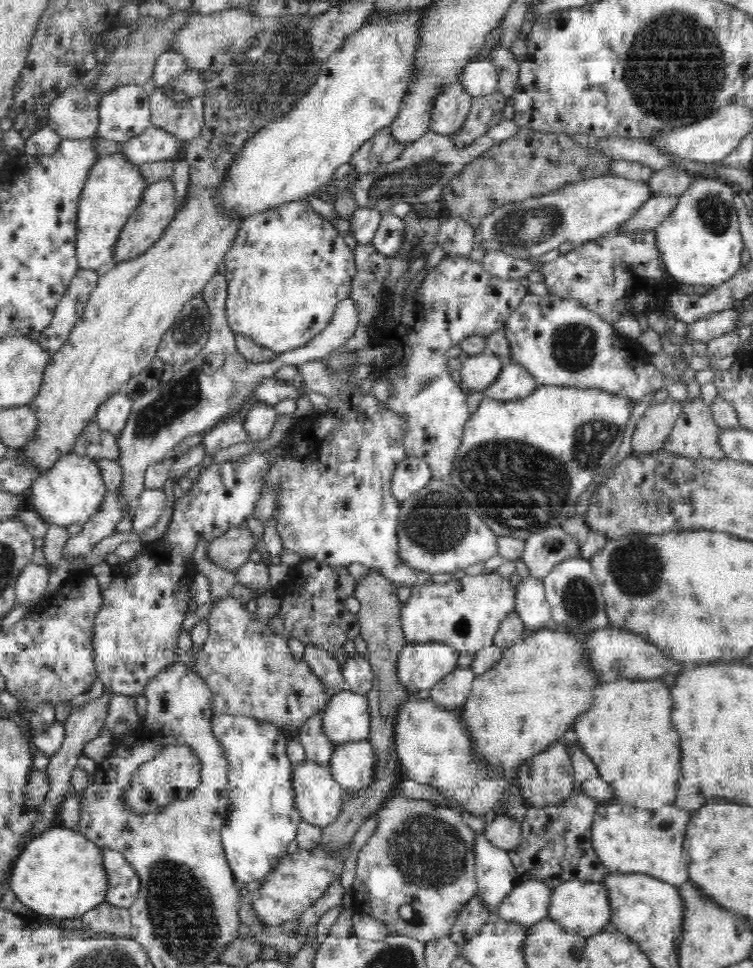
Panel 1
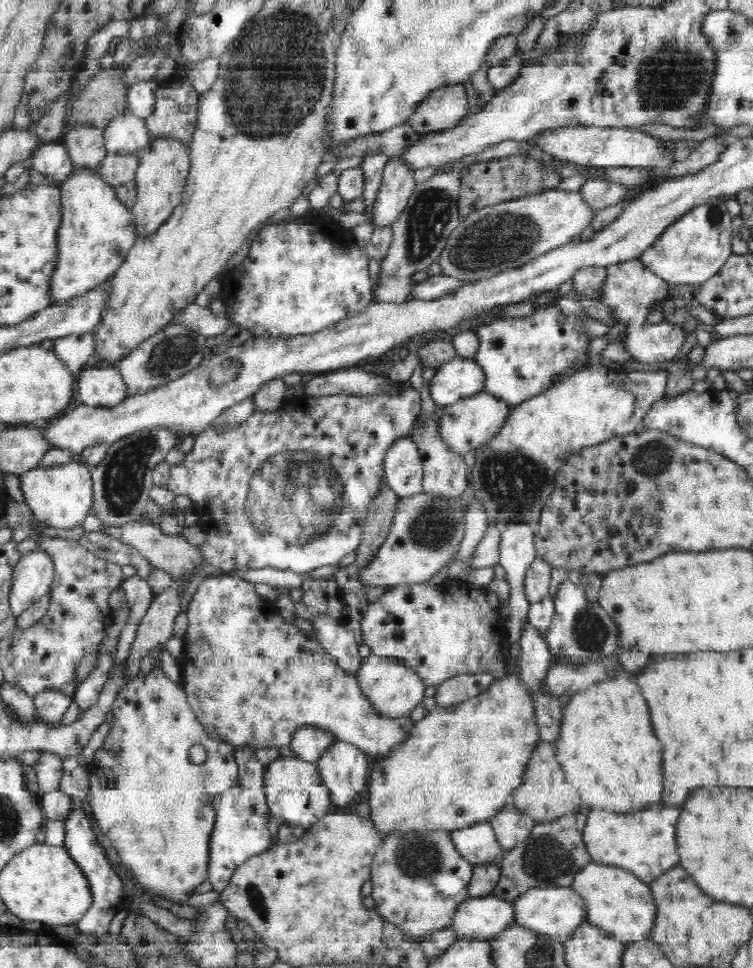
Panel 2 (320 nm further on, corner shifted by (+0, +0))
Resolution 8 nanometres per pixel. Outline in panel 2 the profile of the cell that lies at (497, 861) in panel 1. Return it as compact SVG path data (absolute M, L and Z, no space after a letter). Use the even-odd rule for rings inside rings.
M489 821L451 831L451 841L455 843L456 850L474 866L491 864L492 861L500 863L503 859L504 848Z

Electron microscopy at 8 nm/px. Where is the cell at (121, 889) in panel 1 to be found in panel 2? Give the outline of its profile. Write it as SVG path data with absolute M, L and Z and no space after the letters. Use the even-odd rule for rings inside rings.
M80 808L70 811L65 818L65 841L63 846L71 854L75 863L83 870L88 878L88 885L91 888L91 907L84 913L84 916L77 921L79 932L84 934L108 935L110 922L116 914L124 909L124 892L122 880L112 869L110 861L106 857L105 849L96 841L96 835L92 831L92 825L86 813Z

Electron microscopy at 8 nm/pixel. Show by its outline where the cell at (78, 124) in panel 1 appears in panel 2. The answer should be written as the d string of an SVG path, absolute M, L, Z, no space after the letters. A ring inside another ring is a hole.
M81 123L80 127L72 127L61 141L66 144L75 169L95 170L107 156L103 132L95 127L88 127L87 123Z

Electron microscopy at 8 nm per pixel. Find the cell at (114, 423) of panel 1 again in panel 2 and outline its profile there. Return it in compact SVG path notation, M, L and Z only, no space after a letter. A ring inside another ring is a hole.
M92 363L76 377L78 398L83 405L112 408L128 398L126 383L115 366Z

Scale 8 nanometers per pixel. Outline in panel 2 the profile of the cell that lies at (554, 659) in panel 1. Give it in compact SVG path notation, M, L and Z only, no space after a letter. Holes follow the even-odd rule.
M505 675L502 678L494 680L492 686L489 686L488 690L484 690L482 694L478 694L474 696L474 698L461 702L459 705L453 705L450 708L435 706L431 711L427 711L427 715L422 720L414 723L414 728L406 742L396 746L386 757L378 758L373 764L371 777L367 782L367 792L368 804L370 805L369 818L375 823L376 830L378 830L384 838L388 836L388 834L392 834L393 831L455 831L477 822L488 821L492 816L496 816L496 814L502 811L508 804L513 790L520 786L521 778L528 766L528 761L531 759L532 753L535 752L535 748L541 741L538 722L532 722L532 718L534 718L532 705L533 699L530 691L526 692L526 690L522 688L522 684L520 684L518 678Z

